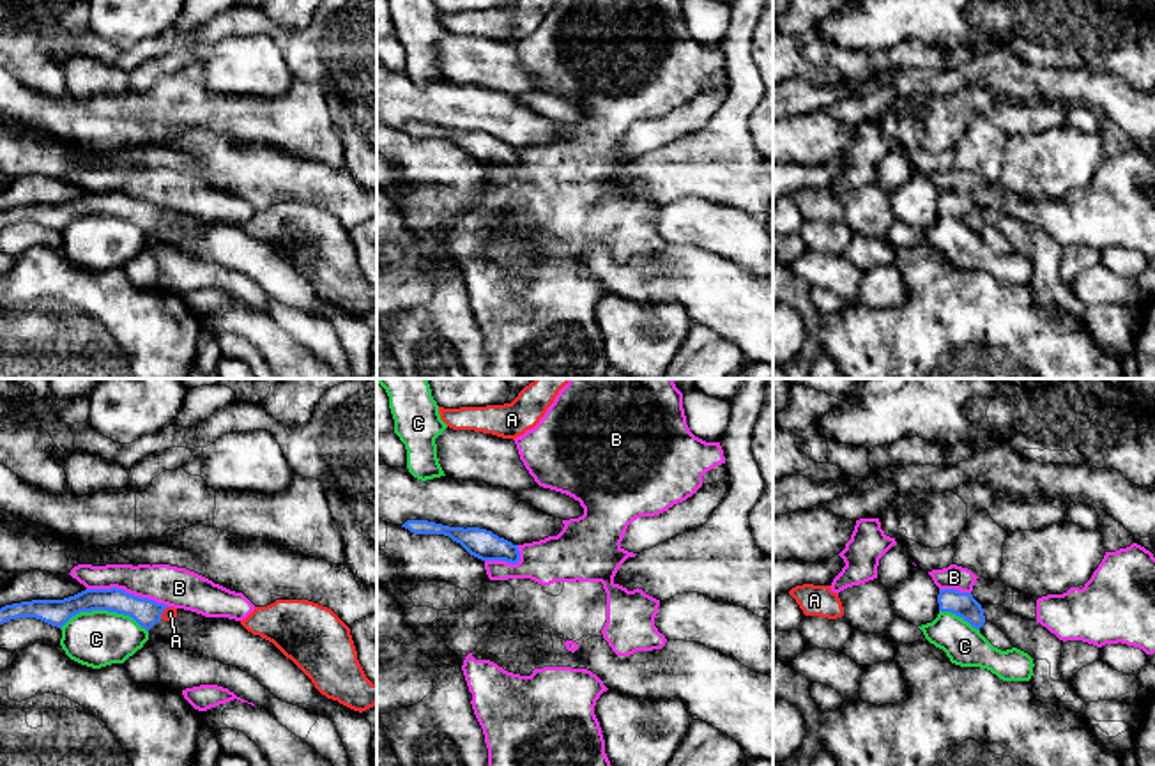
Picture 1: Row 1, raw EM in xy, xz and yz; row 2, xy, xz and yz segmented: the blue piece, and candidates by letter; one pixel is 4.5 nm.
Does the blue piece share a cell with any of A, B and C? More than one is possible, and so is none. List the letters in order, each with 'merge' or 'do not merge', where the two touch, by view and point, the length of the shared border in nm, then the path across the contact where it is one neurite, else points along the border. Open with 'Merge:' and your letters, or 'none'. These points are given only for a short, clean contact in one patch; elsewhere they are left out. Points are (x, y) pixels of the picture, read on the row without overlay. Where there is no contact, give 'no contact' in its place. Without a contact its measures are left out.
Merge: A
A: merge | xy (161, 216) | 70 nm | across xy (145, 216), (161, 216), (170, 216)
B: do not merge | xy (128, 197) | 380 nm | along xy (87, 191), (122, 191), (168, 209)
C: do not merge | xy (105, 213) | 400 nm

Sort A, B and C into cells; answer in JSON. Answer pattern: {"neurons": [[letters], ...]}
{"neurons": [["A"], ["B"], ["C"]]}

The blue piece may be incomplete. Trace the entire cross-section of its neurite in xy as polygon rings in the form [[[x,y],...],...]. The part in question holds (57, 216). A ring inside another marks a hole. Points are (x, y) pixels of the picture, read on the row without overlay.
[[[85,193],[64,203],[32,203],[5,209],[0,212],[0,228],[19,223],[35,221],[51,230],[62,232],[73,219],[80,216],[108,214],[133,221],[147,235],[163,225],[177,221],[177,212],[140,202],[124,193]]]

